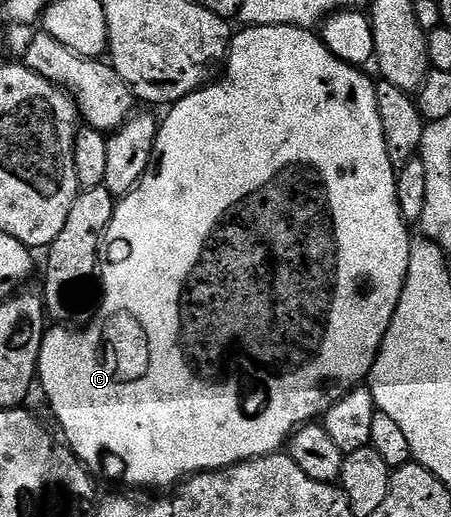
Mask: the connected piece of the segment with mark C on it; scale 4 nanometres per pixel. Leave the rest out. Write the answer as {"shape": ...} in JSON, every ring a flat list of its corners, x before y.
{"shape":[[250,25,242,30,242,33,234,32,232,34,223,76,206,85,205,88,197,90,196,93,192,93,189,97,184,97,182,101,176,102,166,112,170,113,166,115,165,121,163,117,160,122,155,139,153,162,150,163,149,170,145,172,143,179,132,193,128,193,127,196,116,202,113,218,105,236,107,244,103,249,103,264,99,269,99,282,101,281,101,289,105,292,105,298,101,301,101,310,98,313,96,310,95,320,91,325,91,329,94,329,97,334,90,341,82,343,81,353,69,353,69,337,65,334,68,332,64,328,53,327,57,329,50,328,46,332,43,347,39,351,39,363,37,364,39,389,45,392,45,397,49,400,49,405,53,408,53,413,57,416,62,431,65,432,63,434,64,440,73,450,74,455,89,470,90,474,97,475,97,472,105,465,107,472,118,473,119,476,125,477,127,484,138,485,141,491,149,491,145,489,165,491,192,477,195,473,210,473,216,469,226,469,237,465,240,461,250,461,252,457,265,457,269,453,276,453,288,442,295,430,300,429,303,425,316,422,335,402,343,399,343,395,347,395,352,389,358,388,373,372,373,365,377,361,377,352,381,349,383,339,391,327,391,319,399,307,399,299,403,295,403,287,407,279,411,232,409,233,410,226,401,213,397,198,398,170,394,169,391,159,387,159,387,143,383,139,383,123,379,119,379,103,377,102,377,87,374,78,369,78,365,71,362,71,358,66,348,65,334,55,313,29,300,29,294,25]]}

